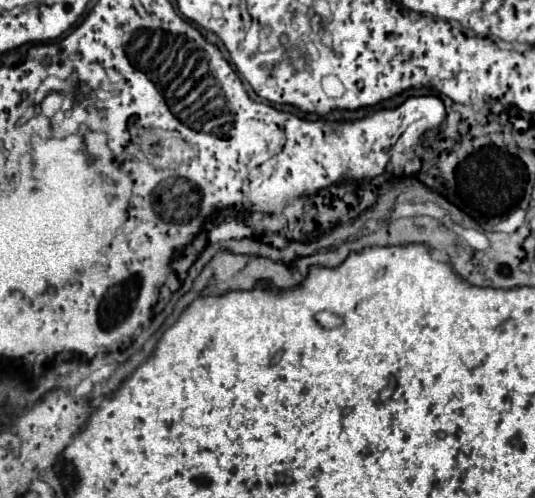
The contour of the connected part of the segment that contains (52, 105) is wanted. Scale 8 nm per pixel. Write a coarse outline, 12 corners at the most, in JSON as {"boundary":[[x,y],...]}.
{"boundary":[[51,92],[39,105],[51,119],[61,109],[62,93]]}

